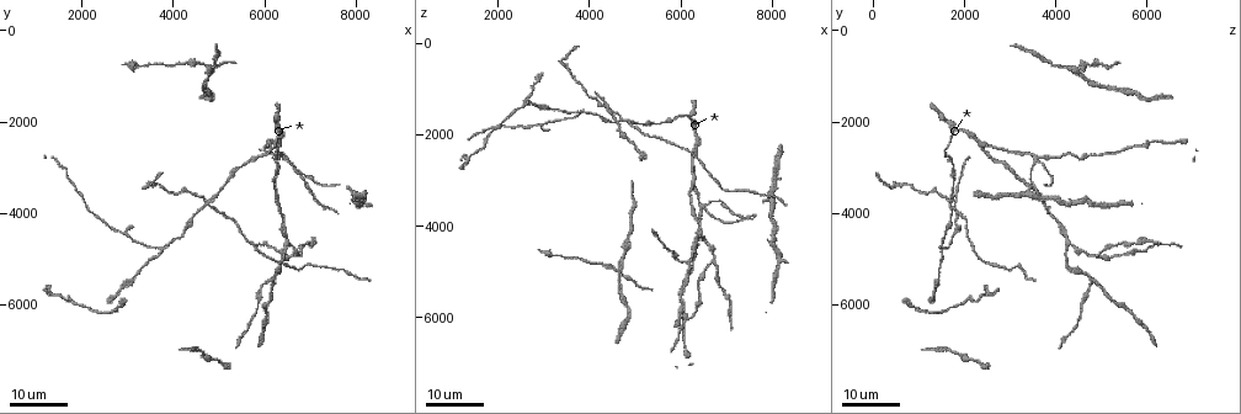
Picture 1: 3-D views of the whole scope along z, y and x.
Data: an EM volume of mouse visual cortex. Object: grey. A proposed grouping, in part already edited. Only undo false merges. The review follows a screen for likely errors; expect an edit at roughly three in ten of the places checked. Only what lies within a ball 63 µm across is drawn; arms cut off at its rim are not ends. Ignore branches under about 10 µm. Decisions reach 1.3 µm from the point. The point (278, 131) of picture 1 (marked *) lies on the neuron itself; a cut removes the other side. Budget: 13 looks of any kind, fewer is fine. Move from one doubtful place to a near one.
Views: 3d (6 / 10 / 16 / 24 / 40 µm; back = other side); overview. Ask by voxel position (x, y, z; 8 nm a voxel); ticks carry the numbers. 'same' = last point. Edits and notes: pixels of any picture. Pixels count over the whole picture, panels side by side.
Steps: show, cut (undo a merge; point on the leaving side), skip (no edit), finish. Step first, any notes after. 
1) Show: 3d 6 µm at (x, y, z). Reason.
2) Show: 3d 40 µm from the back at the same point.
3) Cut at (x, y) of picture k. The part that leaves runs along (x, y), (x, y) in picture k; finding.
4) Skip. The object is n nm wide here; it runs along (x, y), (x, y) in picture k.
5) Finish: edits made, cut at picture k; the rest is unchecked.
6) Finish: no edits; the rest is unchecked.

Show: 3d 24 µm at (6550, 2800, 3600). Four or more arms meet.

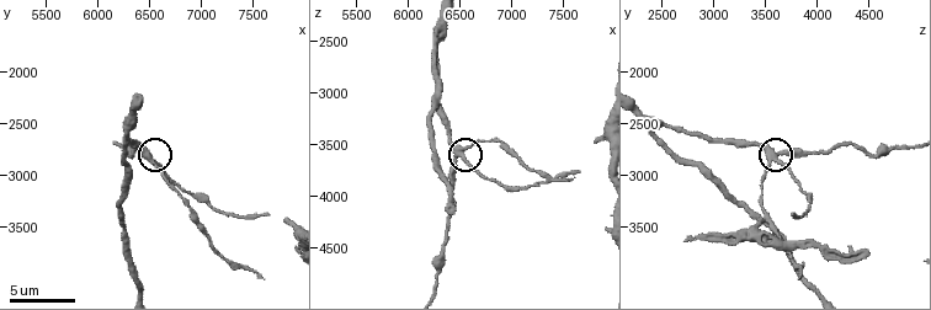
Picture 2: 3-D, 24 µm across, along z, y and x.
Show: 3d 10 µm at (6500, 2840, 3620). Zoom in.

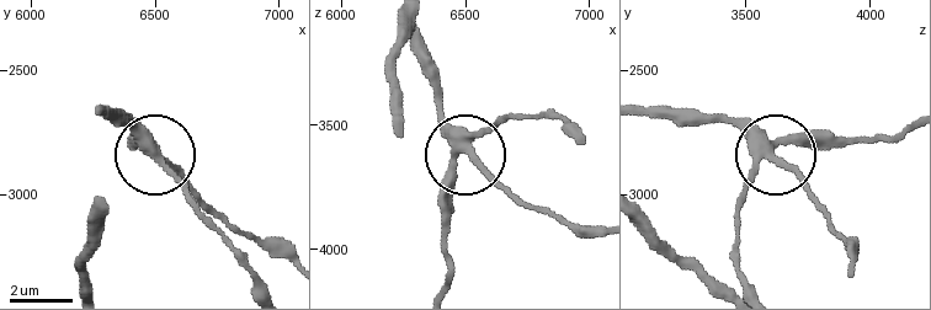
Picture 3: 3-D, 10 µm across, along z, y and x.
Skip. 4 arms meet here; it runs along (648, 110), (743, 122), (828, 213) in picture 3; one neuron here.

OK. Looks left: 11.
Show: 3d 24 µm at (4650, 3800, 1600). Four-way junction.

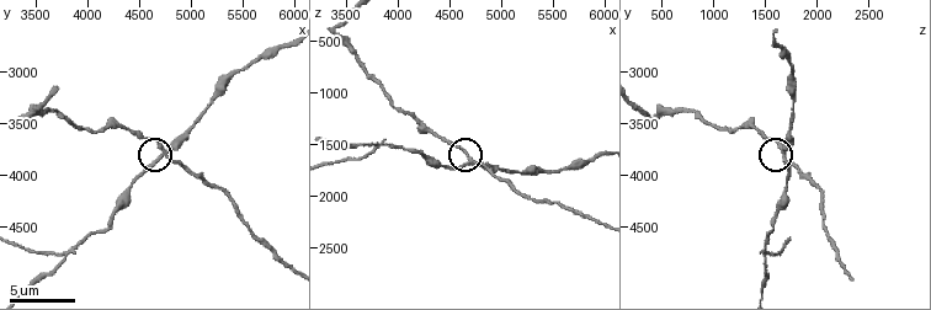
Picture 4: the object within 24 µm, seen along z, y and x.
Show: 3d 6 µm at (4720, 3760, 1660). Closer look.

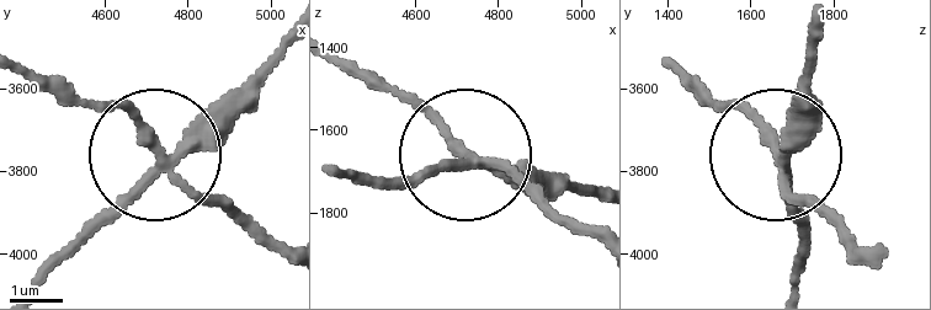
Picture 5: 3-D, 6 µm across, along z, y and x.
Cut at (124, 110) of picture 5. The object is 210 nm wide here; the part that leaves runs along (165, 166), (280, 241) in picture 5; two neurons meet here.

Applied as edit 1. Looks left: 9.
Show: 3d 16 µm at (3760, 4760, 1520). Side arm on a straight run.

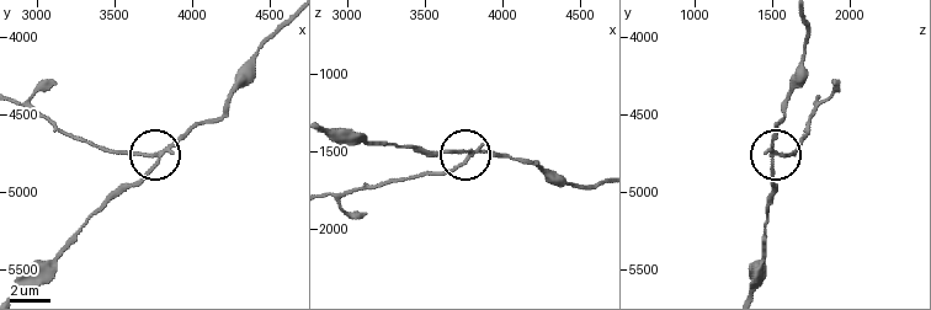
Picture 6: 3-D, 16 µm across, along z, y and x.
Cut at (143, 154) of picture 6. 3 arms meet here; the part that leaves runs along (160, 153), (112, 153), (88, 144), (63, 134), (22, 105) in picture 6; two neurons meet here.

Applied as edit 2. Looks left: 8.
Show: overview.

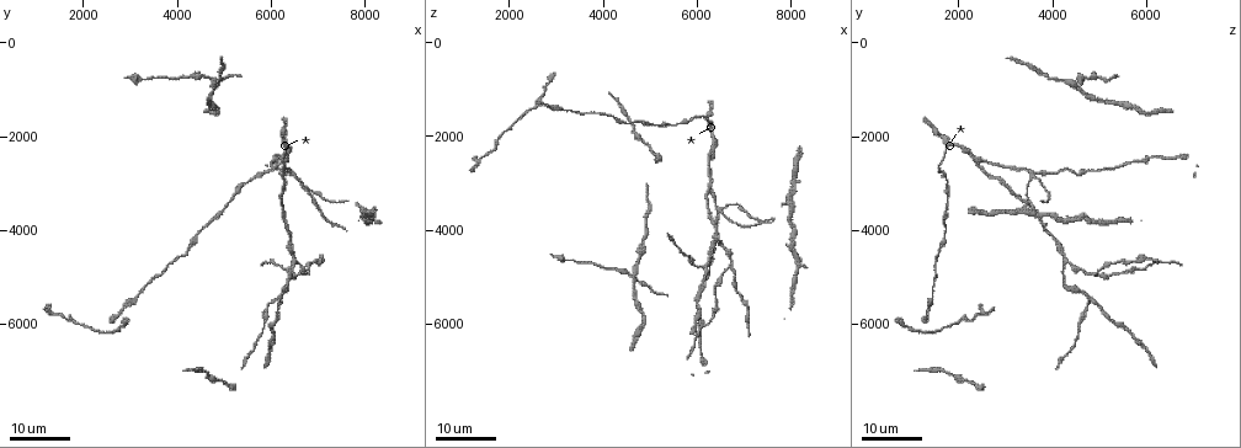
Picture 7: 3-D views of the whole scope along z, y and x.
Show: 3d 16 µm at (2900, 5600, 1400). Sudden change in width.

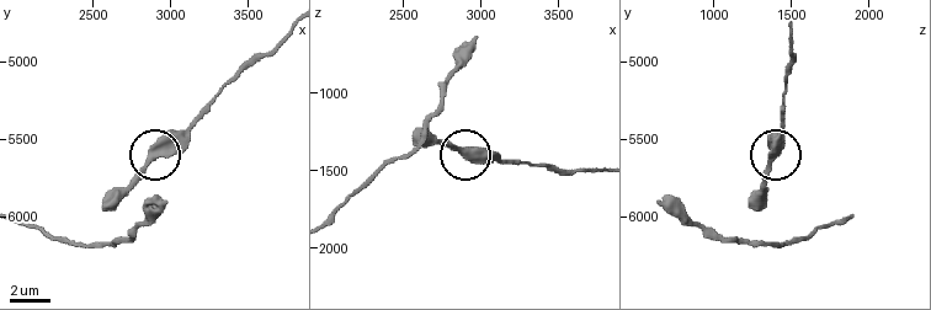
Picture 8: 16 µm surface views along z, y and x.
Show: 3d 10 µm at (2900, 5600, 1400).

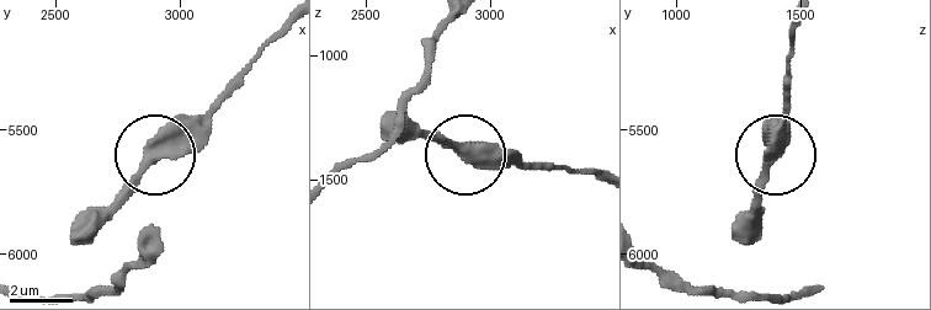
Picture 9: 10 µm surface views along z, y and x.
Skip. All the same neuron.

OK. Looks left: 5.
Show: 3d 24 µm at (6500, 4650, 4300).

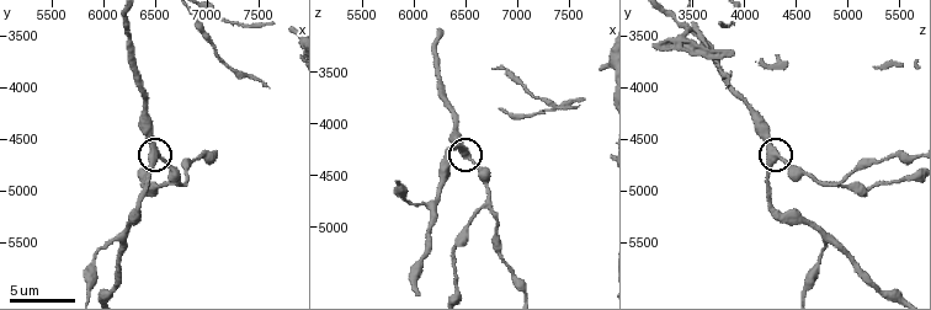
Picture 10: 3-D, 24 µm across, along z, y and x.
Show: 3d 6 µm at (6540, 4640, 4320).

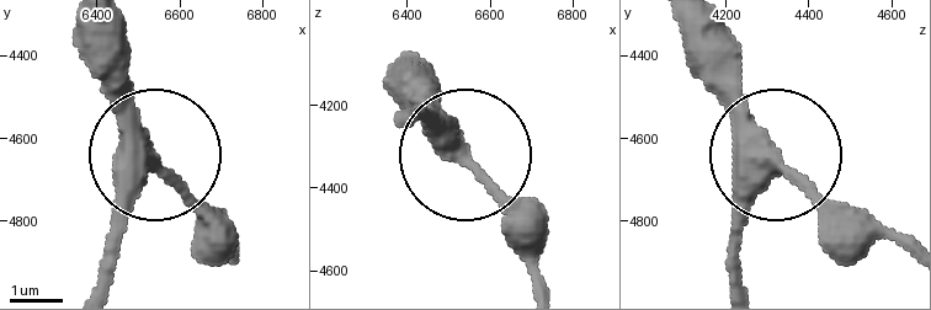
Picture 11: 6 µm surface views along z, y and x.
Skip. It runs along (679, 27), (697, 80), (851, 222) in picture 11; continuous, no second neuron.

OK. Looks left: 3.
Show: 3d 10 µm at (7840, 3440, 3460).

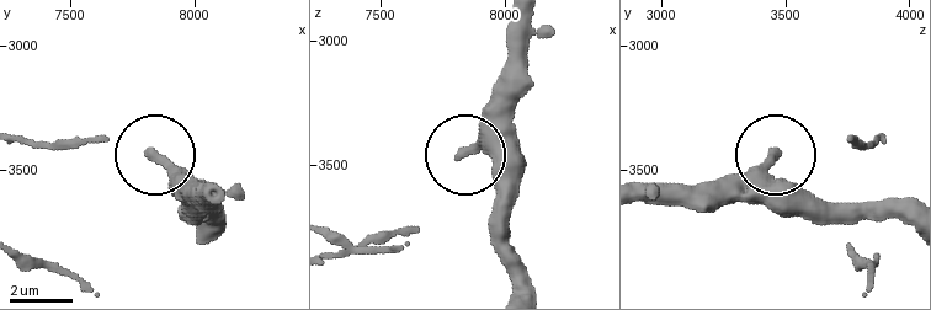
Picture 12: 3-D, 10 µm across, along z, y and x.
Skip. The object is 370 nm wide here; all the same neuron.

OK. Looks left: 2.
Finish: edits made, cut at picture 5, cut at picture 6; the rest is unchecked.

